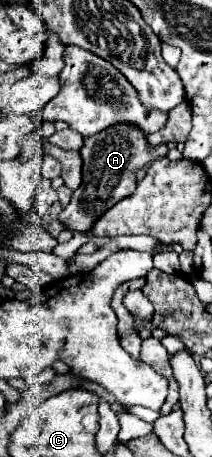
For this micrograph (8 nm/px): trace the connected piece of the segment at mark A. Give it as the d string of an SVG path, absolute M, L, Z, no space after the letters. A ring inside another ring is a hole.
M115 125L115 129L105 129L95 137L85 137L85 145L81 149L83 157L83 183L77 191L73 191L71 201L59 213L59 221L69 231L89 231L93 223L115 203L135 191L135 173L143 165L167 155L167 145L159 145L151 149L147 145L147 137L139 133L139 129L131 129L129 125Z

